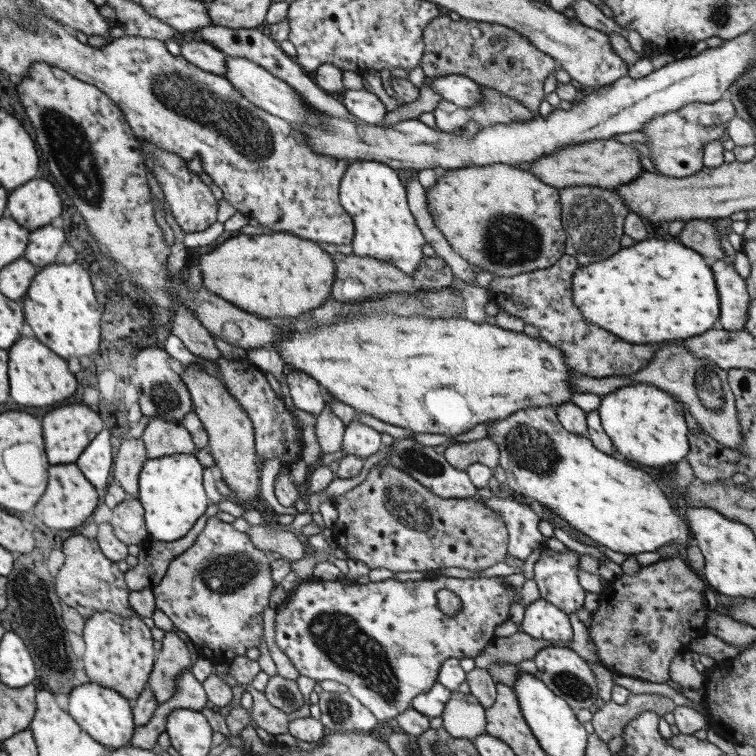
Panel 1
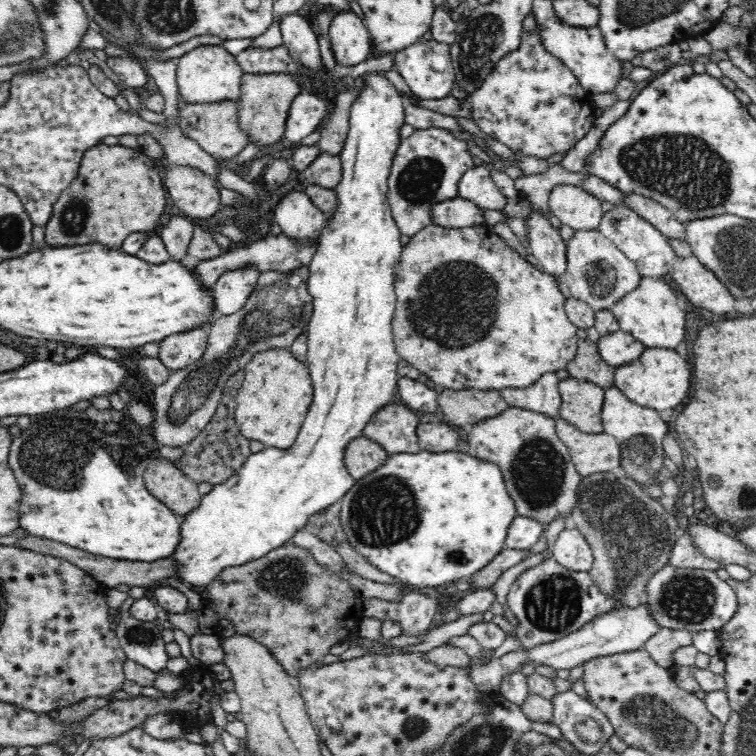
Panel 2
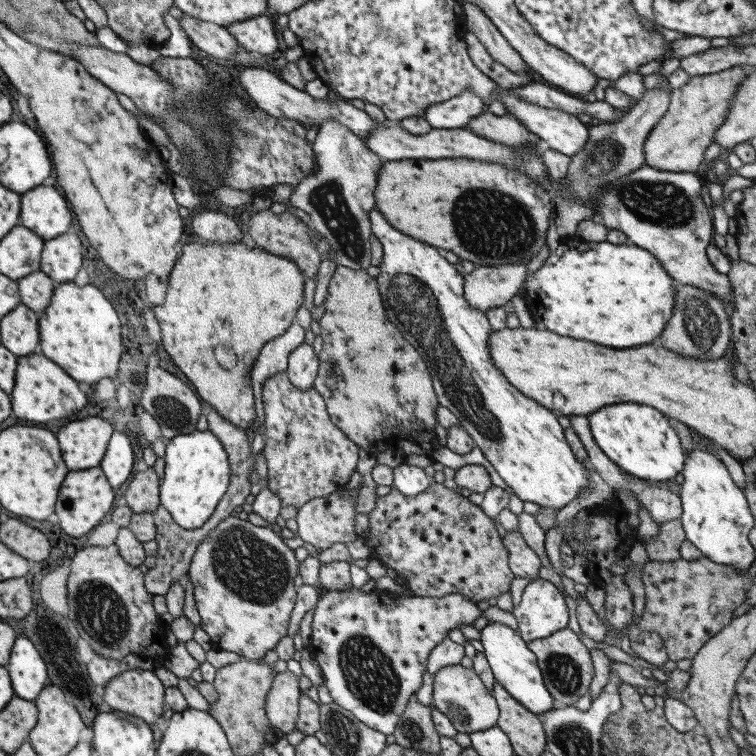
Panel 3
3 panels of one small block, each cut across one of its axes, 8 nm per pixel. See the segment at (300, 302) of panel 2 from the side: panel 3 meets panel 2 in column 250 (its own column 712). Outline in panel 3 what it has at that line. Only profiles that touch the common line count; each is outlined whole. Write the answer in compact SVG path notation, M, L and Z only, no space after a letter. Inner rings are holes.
M686 283L676 286L674 296L676 306L664 328L664 334L658 338L660 344L686 358L698 358L701 361L725 356L731 340L731 320L723 302L711 292Z

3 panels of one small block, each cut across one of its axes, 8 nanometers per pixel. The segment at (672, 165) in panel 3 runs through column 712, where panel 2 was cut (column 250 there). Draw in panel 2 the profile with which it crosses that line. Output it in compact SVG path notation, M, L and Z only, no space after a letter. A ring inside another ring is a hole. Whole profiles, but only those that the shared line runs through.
M243 73L238 99L238 120L240 129L246 132L250 143L262 145L265 153L284 137L285 125L292 101L303 92L294 75L286 73L254 74Z

